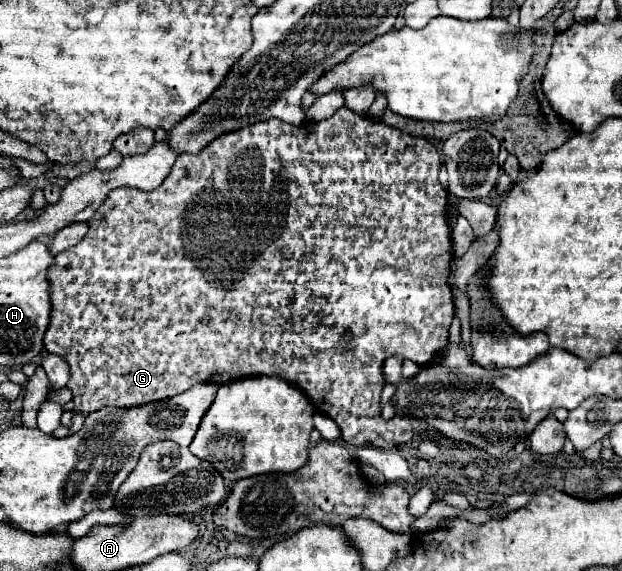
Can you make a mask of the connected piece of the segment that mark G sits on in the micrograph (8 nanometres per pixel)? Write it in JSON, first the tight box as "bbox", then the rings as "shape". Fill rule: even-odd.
{"bbox":[43,106,455,448],"shape":[[[343,106],[331,118],[321,122],[303,122],[301,126],[291,126],[283,120],[271,118],[229,132],[213,140],[197,156],[181,154],[171,174],[157,190],[111,190],[107,200],[89,220],[89,232],[85,238],[77,246],[59,252],[49,270],[53,312],[43,342],[47,352],[65,358],[71,368],[67,388],[73,392],[75,410],[89,414],[101,406],[131,408],[171,398],[197,382],[225,384],[243,376],[273,374],[301,388],[311,398],[315,408],[339,426],[347,444],[363,446],[367,442],[377,448],[393,448],[409,442],[413,438],[409,420],[401,416],[389,422],[381,420],[379,378],[383,378],[383,362],[389,356],[401,356],[423,366],[447,346],[449,324],[455,316],[453,294],[447,284],[453,260],[453,240],[447,220],[447,190],[437,178],[439,162],[441,156],[427,138],[403,134],[401,130],[395,130],[383,122],[353,114],[353,110]],[[343,332],[353,334],[351,348],[341,344]]]}

